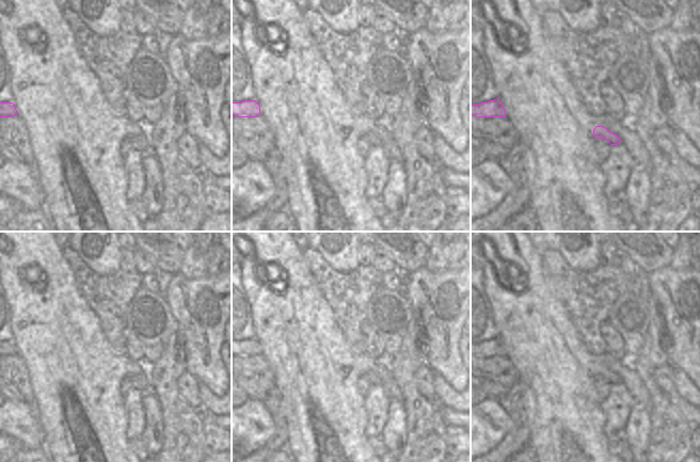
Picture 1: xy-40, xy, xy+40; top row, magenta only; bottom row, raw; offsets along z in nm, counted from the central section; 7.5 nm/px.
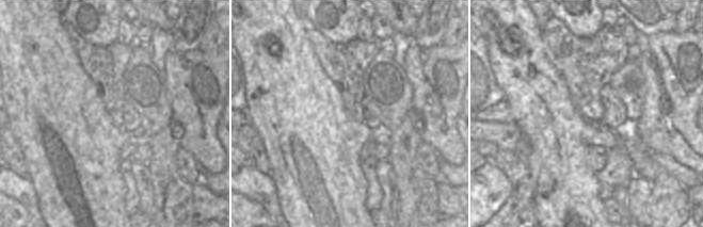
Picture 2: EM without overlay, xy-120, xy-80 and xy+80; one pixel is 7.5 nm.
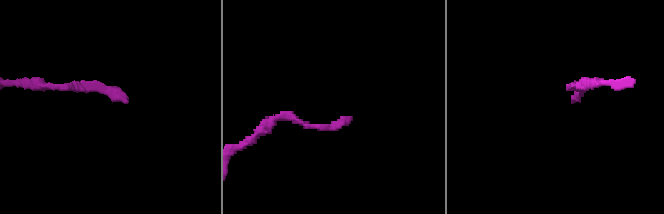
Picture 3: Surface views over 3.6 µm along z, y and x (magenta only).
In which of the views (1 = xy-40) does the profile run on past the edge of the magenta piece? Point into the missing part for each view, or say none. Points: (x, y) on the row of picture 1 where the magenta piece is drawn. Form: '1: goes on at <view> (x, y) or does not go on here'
1: does not go on here

